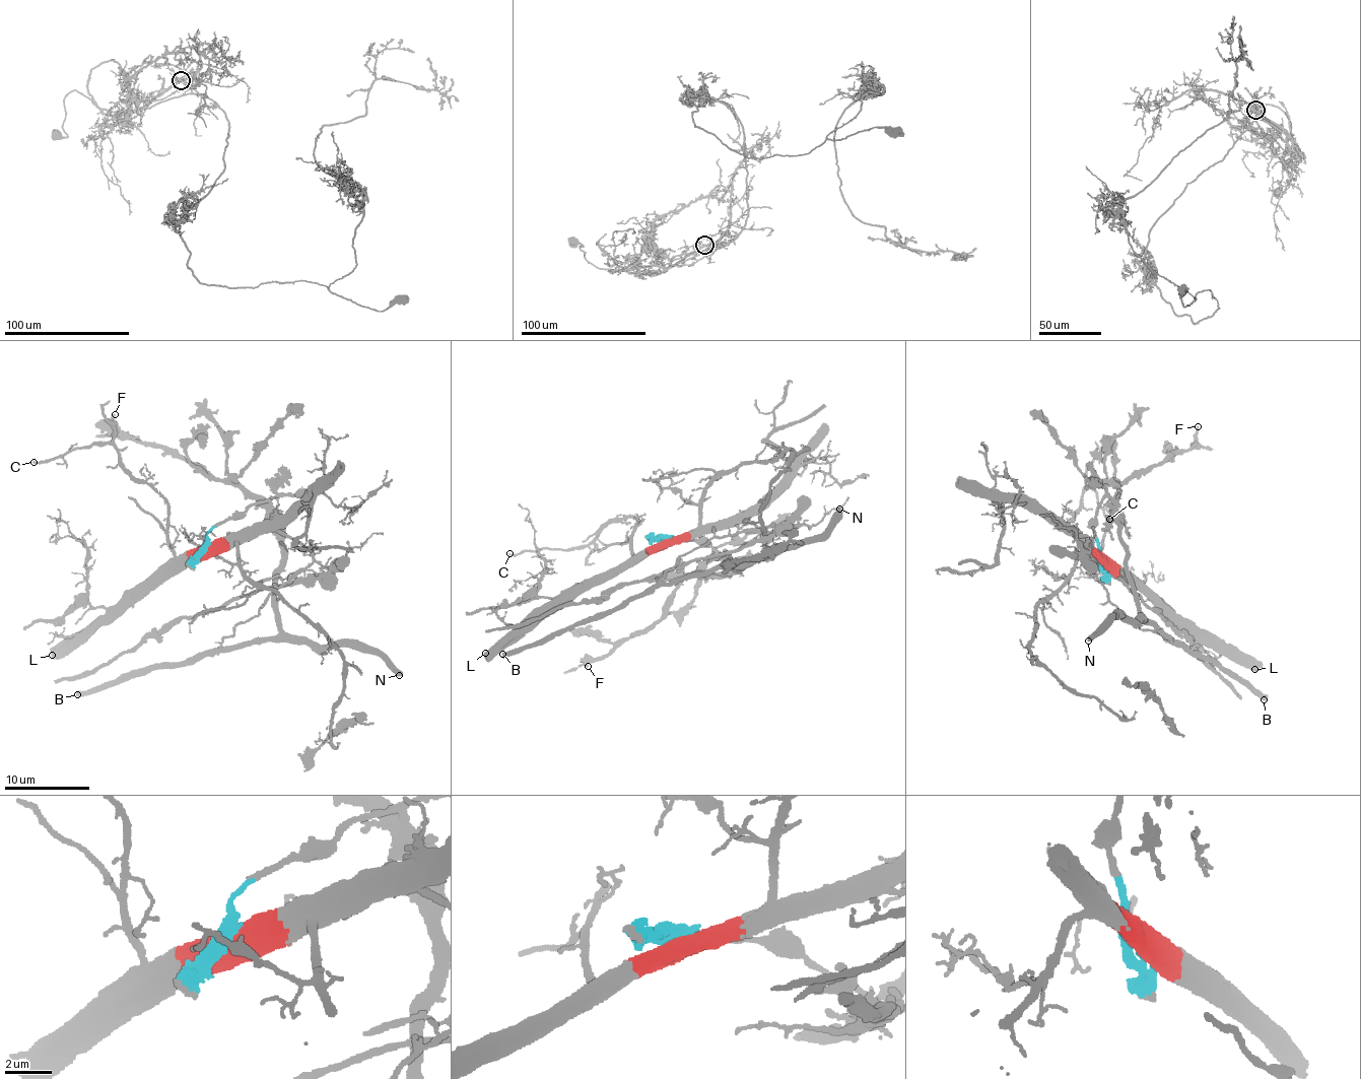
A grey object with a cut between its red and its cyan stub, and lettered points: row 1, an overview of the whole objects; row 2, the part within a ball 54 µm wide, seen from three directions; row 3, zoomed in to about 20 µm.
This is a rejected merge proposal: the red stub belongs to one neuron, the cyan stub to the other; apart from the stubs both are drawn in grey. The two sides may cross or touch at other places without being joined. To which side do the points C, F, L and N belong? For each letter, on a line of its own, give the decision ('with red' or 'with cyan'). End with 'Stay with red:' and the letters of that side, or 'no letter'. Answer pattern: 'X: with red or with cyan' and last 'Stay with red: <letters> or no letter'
C: with red
F: with cyan
L: with red
N: with cyan
Stay with red: C, L

